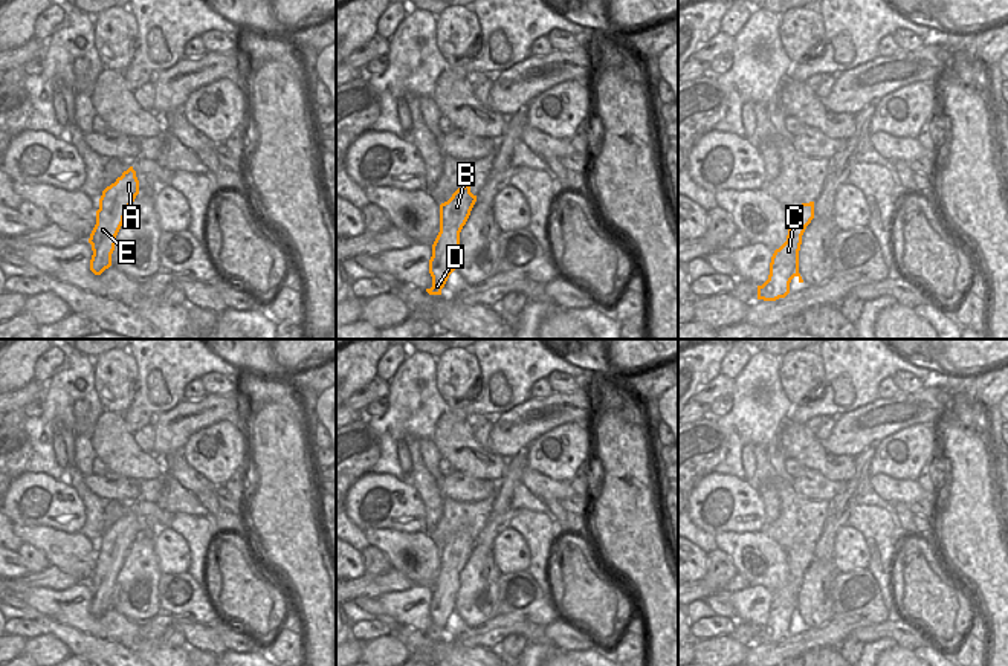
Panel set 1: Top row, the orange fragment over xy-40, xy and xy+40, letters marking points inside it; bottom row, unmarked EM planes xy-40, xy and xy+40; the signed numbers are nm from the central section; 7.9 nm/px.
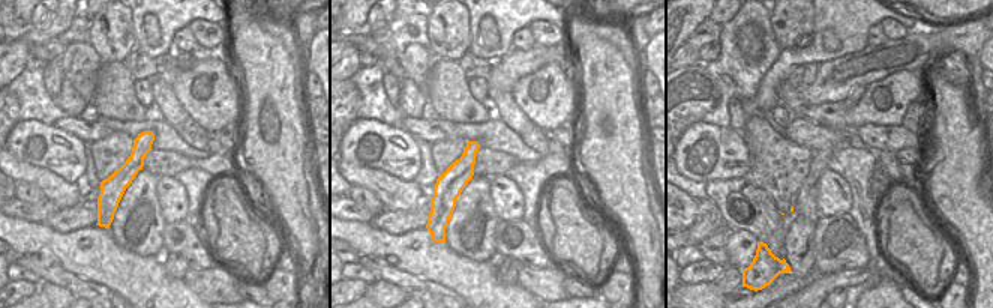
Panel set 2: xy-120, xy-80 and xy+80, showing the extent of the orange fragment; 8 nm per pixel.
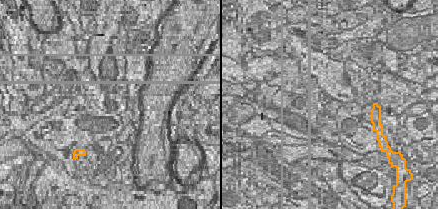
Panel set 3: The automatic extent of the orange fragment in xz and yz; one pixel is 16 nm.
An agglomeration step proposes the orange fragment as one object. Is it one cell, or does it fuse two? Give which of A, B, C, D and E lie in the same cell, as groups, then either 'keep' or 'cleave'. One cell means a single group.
A B C D E; keep

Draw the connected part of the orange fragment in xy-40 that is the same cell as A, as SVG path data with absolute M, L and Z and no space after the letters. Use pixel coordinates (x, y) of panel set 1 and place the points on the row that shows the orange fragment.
M130 166L116 179L115 183L102 191L99 209L96 211L96 225L90 234L92 244L90 270L101 275L111 266L111 254L116 244L116 235L124 223L124 217L139 194L139 180L136 171Z

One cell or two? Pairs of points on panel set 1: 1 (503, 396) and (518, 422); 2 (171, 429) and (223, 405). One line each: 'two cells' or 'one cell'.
1: two cells
2: one cell

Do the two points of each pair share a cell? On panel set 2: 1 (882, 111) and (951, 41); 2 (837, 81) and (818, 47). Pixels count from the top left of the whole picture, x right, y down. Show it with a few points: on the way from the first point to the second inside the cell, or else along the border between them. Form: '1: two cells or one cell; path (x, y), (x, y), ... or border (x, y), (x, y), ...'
1: two cells; border (929, 74), (894, 71), (885, 77)
2: two cells; border (860, 50), (821, 63)

